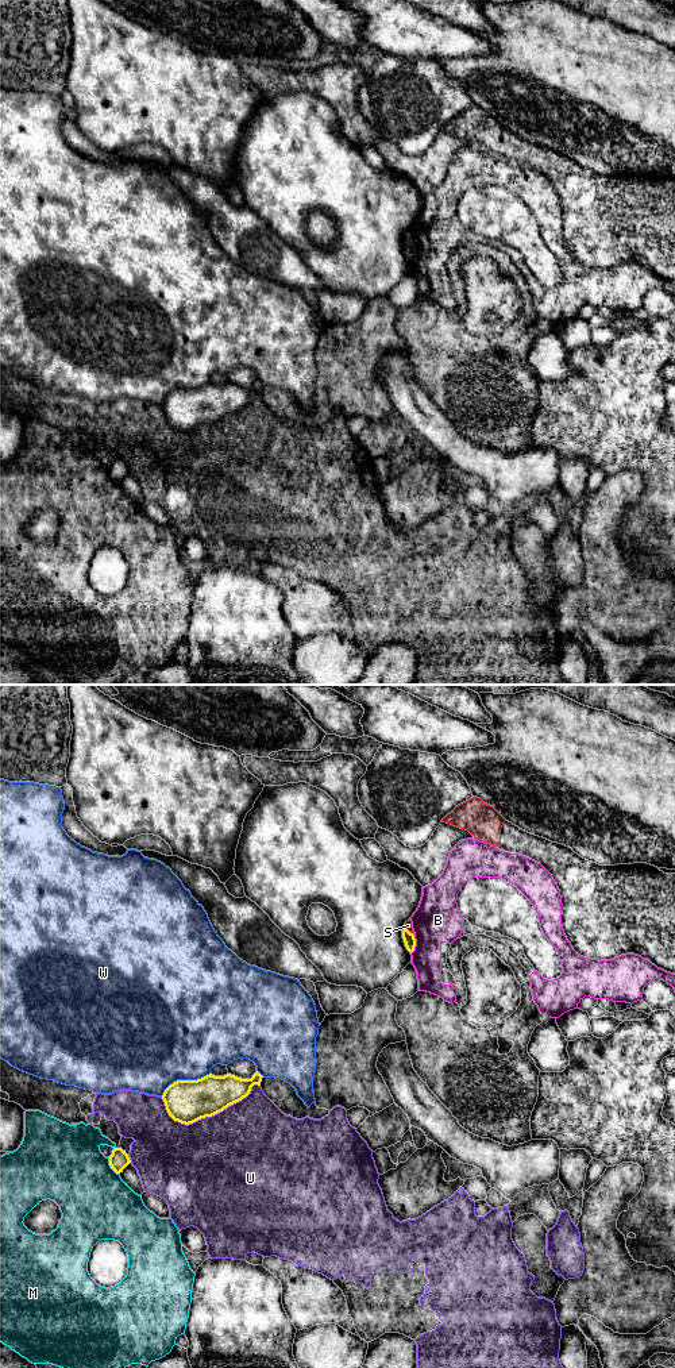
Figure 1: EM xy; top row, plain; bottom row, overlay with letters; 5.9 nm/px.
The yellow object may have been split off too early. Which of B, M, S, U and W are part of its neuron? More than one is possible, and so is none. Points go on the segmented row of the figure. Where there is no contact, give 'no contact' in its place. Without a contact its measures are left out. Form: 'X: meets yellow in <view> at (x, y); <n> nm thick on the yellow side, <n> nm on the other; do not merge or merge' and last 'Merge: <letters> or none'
B: meets yellow in xy at (415, 944); 70 nm thick on the yellow side, 280 nm on the other; do not merge
M: meets yellow in xy at (110, 1164); 110 nm thick on the yellow side, 440 nm on the other; do not merge
S: meets yellow in xy at (408, 931); 70 nm thick on the yellow side, 50 nm on the other; do not merge
U: meets yellow in xy at (207, 1116); 260 nm thick on the yellow side, 480 nm on the other; do not merge
W: meets yellow in xy at (184, 1081); 260 nm thick on the yellow side, 500 nm on the other; do not merge
Merge: none

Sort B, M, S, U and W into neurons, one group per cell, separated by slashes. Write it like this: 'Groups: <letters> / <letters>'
Groups: B / M / S U / W

